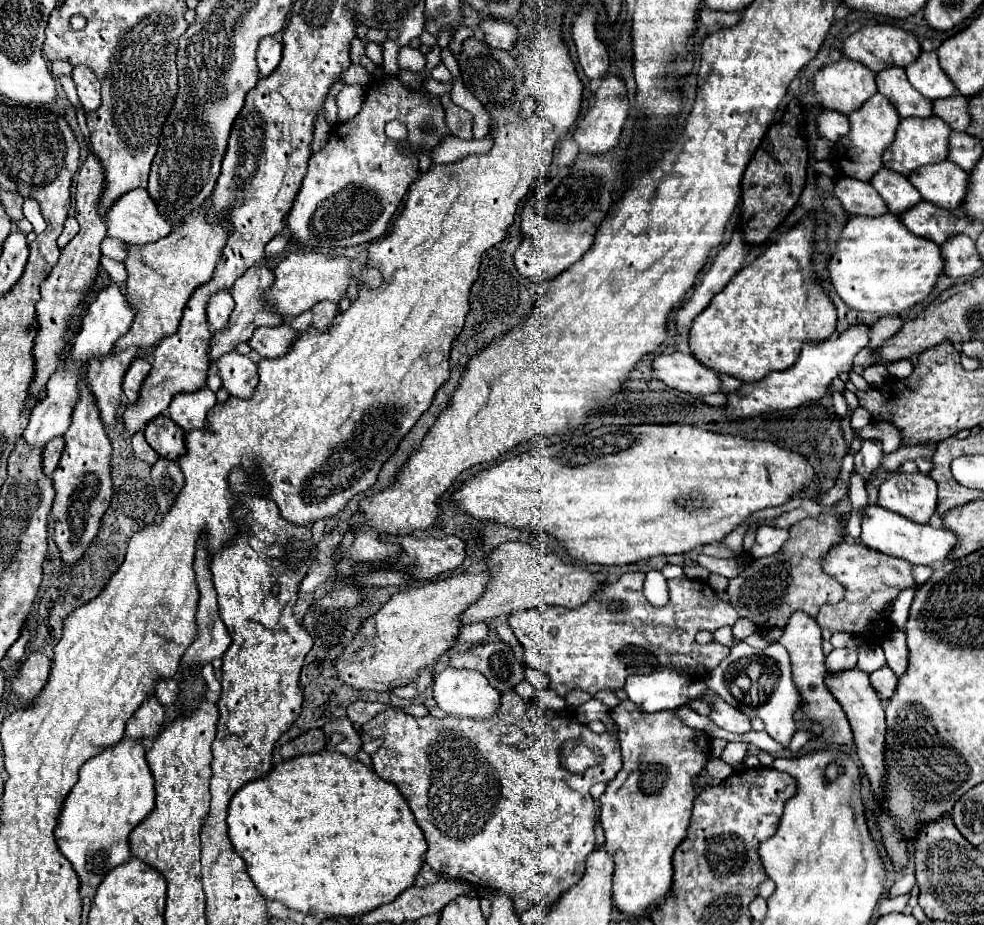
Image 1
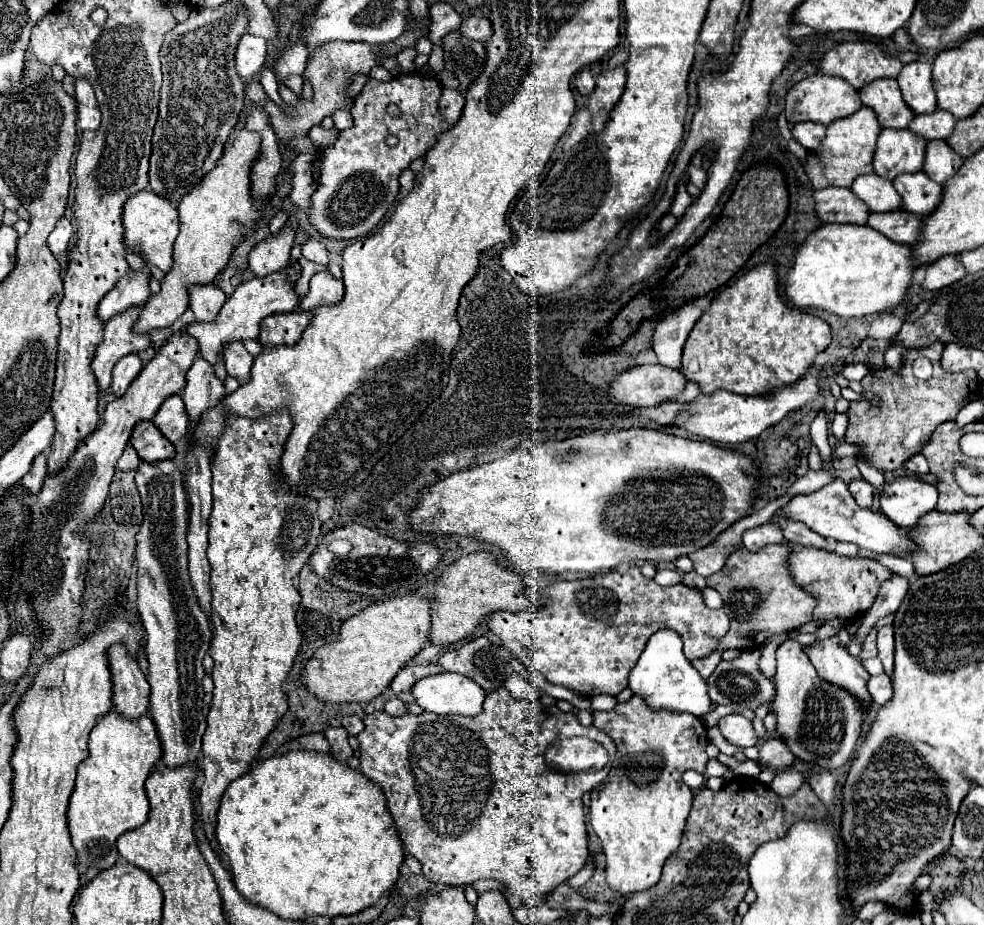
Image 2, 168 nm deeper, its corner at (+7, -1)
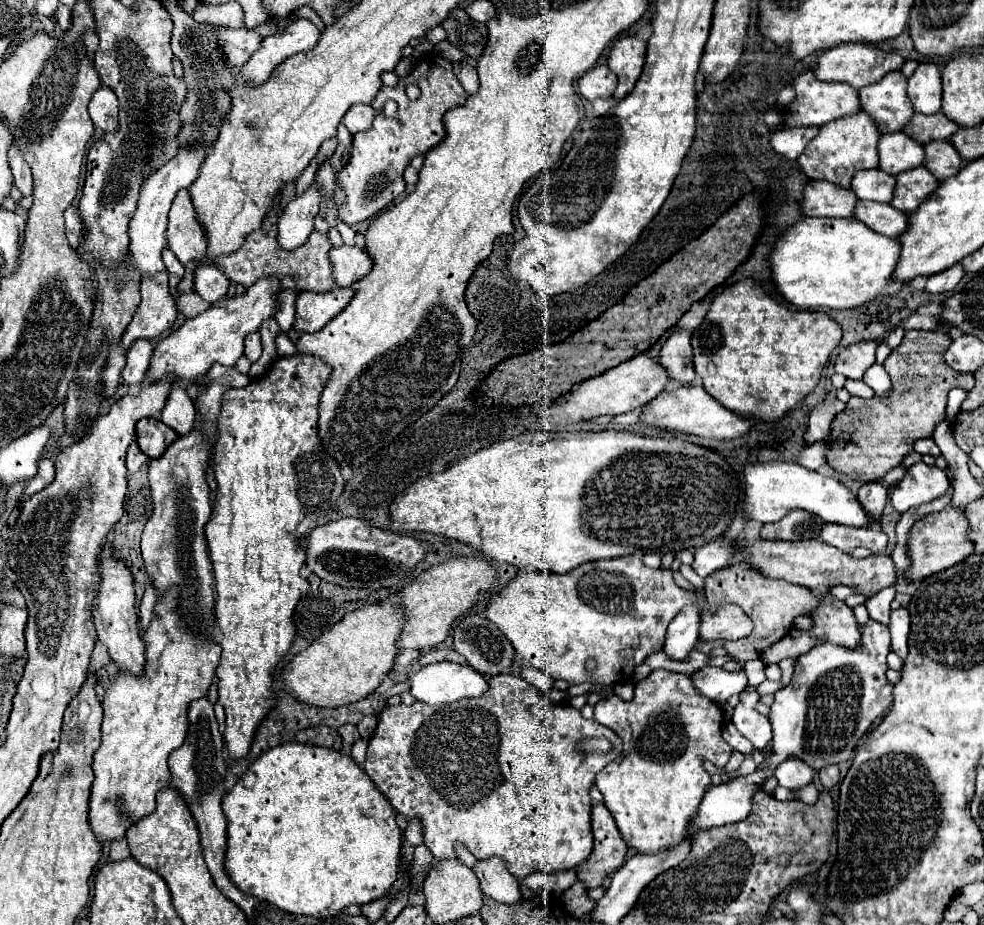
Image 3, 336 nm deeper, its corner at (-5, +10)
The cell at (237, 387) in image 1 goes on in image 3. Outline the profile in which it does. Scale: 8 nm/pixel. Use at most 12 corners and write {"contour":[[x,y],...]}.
{"contour":[[259,333],[245,337],[245,357],[257,361],[261,357]]}

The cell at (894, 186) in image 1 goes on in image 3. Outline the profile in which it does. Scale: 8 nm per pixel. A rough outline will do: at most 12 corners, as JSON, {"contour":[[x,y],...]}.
{"contour":[[881,169],[857,171],[859,199],[891,203],[895,177]]}

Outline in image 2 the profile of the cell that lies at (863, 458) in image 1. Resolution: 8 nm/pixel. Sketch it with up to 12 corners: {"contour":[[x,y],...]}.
{"contour":[[855,478],[849,482],[849,492],[863,508],[871,506],[873,486]]}

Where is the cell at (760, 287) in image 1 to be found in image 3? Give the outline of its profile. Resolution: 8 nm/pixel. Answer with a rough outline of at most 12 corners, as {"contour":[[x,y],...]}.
{"contour":[[751,279],[691,335],[705,391],[781,421],[839,341]]}

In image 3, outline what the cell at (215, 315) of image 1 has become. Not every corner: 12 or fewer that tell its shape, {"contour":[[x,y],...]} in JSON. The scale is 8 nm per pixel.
{"contour":[[197,265],[195,293],[219,303],[229,279],[215,265]]}

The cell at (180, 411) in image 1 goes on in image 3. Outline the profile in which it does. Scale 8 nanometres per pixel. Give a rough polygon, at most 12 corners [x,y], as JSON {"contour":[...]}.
{"contour":[[173,387],[161,421],[185,435],[197,417],[185,389]]}

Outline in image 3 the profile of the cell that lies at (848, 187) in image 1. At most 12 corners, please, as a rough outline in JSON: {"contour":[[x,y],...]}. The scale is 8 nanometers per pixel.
{"contour":[[809,181],[801,213],[853,217],[857,197],[829,181]]}

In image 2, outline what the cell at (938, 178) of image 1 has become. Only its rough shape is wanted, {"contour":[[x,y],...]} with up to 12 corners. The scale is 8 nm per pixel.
{"contour":[[923,170],[897,176],[903,210],[929,216],[943,186]]}

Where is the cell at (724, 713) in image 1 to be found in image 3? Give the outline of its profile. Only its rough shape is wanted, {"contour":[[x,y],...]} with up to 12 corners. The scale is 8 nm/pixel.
{"contour":[[759,693],[739,695],[733,725],[757,751],[771,743],[769,719],[755,711]]}

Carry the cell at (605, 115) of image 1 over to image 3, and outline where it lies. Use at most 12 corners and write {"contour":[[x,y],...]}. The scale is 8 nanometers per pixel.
{"contour":[[633,35],[613,45],[607,65],[619,77],[621,101],[635,87],[647,43]]}

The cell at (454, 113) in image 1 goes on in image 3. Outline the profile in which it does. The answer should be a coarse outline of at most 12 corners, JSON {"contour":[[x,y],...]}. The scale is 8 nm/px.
{"contour":[[467,61],[453,63],[467,95],[479,89],[477,69]]}

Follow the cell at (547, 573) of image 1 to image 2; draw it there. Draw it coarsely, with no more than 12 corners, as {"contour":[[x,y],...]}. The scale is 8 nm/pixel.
{"contour":[[485,550],[435,586],[431,642],[455,644],[497,612],[531,610],[527,584]]}

